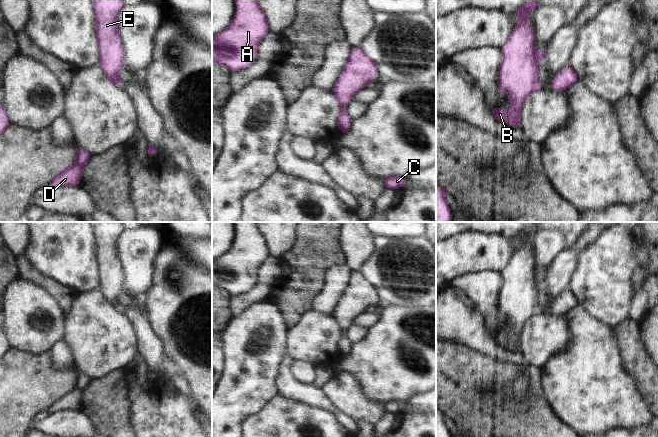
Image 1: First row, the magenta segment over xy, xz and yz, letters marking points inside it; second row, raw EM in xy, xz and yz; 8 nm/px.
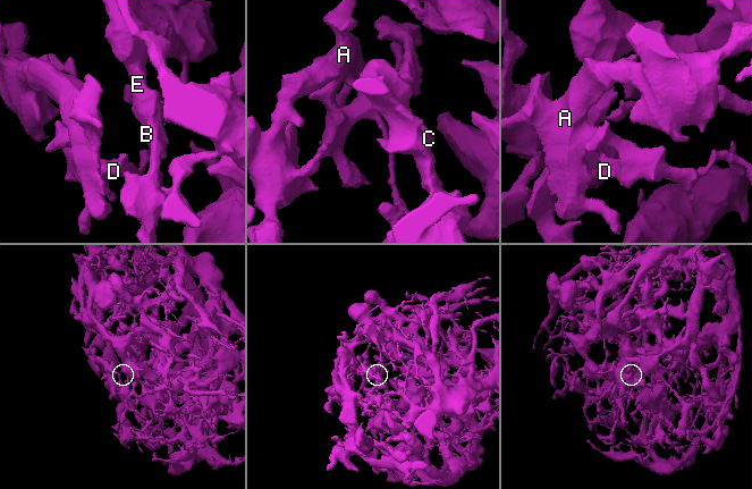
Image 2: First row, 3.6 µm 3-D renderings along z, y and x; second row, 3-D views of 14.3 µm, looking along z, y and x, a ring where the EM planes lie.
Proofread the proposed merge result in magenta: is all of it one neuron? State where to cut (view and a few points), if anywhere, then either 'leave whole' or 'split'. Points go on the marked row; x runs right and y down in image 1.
cut none; leave whole

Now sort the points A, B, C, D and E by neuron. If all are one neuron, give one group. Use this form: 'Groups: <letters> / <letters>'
Groups: A B C D E.

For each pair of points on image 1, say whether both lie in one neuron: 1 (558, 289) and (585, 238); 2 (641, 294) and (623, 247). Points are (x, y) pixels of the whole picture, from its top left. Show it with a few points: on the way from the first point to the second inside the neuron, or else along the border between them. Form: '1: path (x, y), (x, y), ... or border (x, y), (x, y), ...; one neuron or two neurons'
1: path (559, 276), (567, 258), (574, 251); one neuron
2: border (639, 265), (633, 276), (632, 298); two neurons

